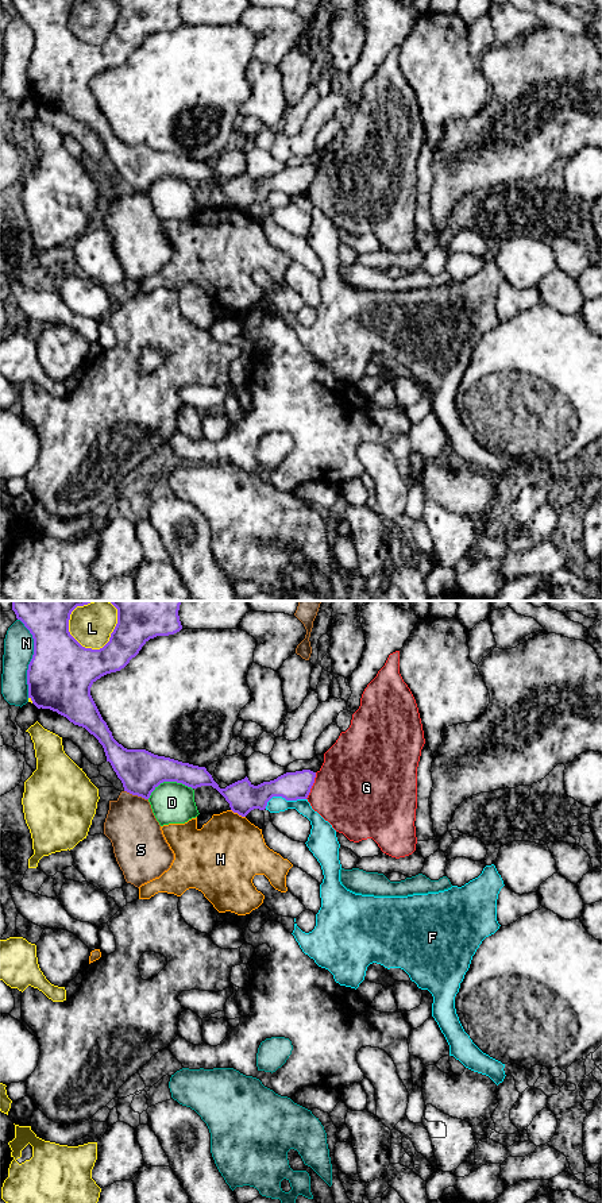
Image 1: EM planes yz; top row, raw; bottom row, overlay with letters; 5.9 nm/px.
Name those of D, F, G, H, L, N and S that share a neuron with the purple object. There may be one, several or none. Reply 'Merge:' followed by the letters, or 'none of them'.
Merge: none of them

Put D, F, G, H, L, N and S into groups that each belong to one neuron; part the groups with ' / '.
D / F / G / H / L / N / S

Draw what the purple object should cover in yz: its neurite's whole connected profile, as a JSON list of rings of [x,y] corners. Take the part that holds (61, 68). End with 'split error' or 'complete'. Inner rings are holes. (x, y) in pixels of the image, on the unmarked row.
[[[12,0],[16,14],[24,19],[34,34],[34,50],[27,65],[28,93],[38,104],[57,107],[93,130],[103,140],[107,157],[121,176],[124,186],[148,194],[163,177],[177,177],[192,184],[212,181],[225,193],[231,205],[242,212],[254,204],[265,205],[273,192],[282,192],[286,196],[308,193],[316,173],[316,167],[310,165],[286,167],[258,181],[246,171],[220,184],[205,162],[158,151],[146,144],[127,144],[119,139],[103,115],[90,90],[90,82],[101,72],[124,63],[150,34],[180,27],[182,24],[178,11],[180,0],[113,0],[117,4],[117,19],[109,36],[100,45],[85,43],[70,30],[69,15],[77,1],[84,0]]]; complete

